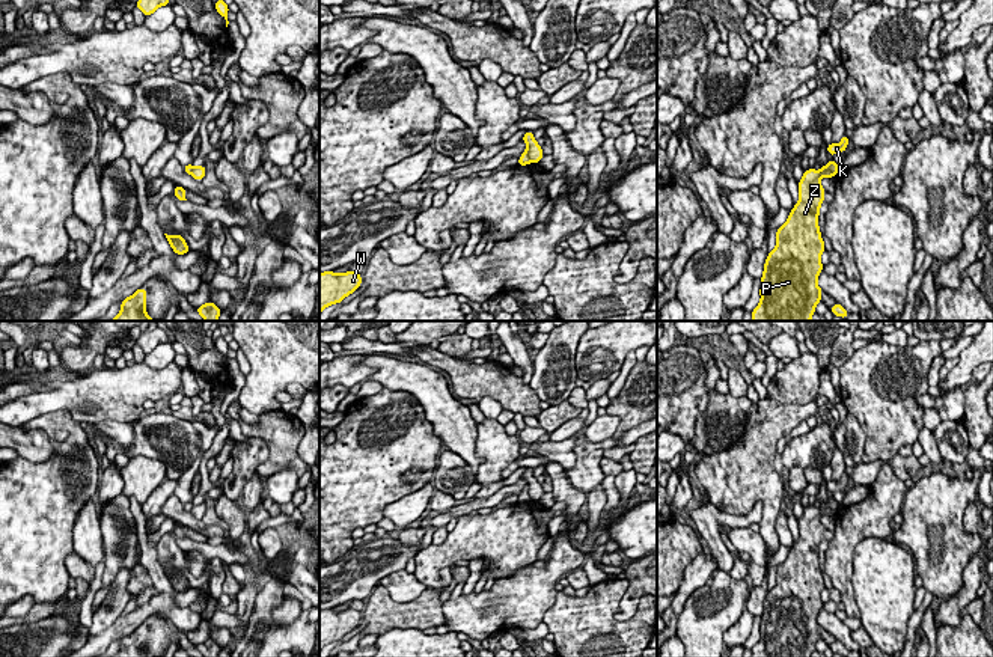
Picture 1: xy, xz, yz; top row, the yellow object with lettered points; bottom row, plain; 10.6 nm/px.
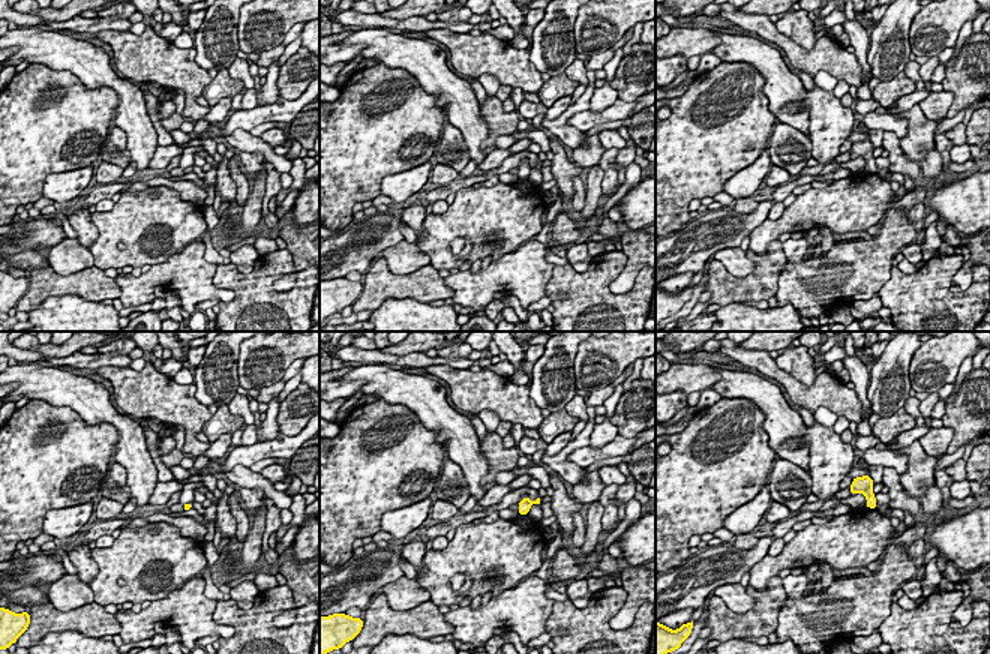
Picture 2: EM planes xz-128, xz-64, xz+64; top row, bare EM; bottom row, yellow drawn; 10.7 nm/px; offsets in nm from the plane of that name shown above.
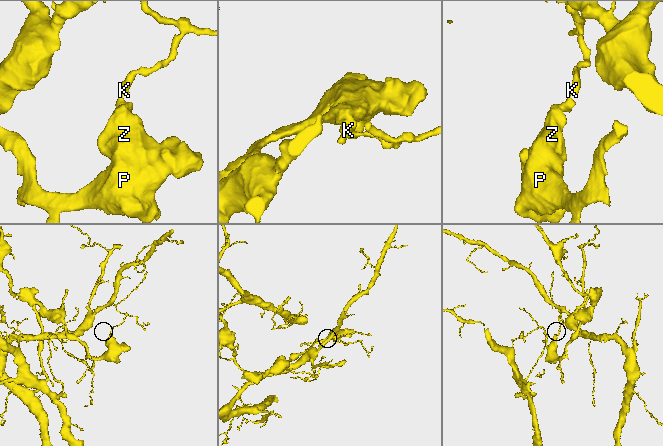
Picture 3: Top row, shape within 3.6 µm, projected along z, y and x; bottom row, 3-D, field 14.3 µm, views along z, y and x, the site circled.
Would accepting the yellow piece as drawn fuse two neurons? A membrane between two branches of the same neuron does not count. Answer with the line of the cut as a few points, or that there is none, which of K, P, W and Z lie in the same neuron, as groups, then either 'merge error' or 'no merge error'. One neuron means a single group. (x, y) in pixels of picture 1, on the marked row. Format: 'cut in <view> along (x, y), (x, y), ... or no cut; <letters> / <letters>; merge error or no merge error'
cut in xz along (528, 146), (528, 155), (532, 161); K W / P Z; merge error

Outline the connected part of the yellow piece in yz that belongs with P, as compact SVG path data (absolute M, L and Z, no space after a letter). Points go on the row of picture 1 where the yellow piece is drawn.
M808 169L799 181L799 202L778 228L776 247L767 255L759 304L750 321L811 321L823 289L817 285L826 252L818 215L824 202L821 179L832 172Z

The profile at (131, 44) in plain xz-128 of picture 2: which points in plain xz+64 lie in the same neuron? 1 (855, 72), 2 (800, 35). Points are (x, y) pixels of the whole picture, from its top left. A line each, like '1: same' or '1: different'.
1: same
2: different

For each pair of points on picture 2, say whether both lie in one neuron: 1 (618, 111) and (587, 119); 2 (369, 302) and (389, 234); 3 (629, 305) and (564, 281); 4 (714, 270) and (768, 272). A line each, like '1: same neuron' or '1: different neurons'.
1: same neuron
2: different neurons
3: same neuron
4: same neuron

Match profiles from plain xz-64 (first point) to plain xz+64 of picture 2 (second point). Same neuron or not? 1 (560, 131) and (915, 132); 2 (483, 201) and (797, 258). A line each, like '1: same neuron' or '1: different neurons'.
1: different neurons
2: different neurons

